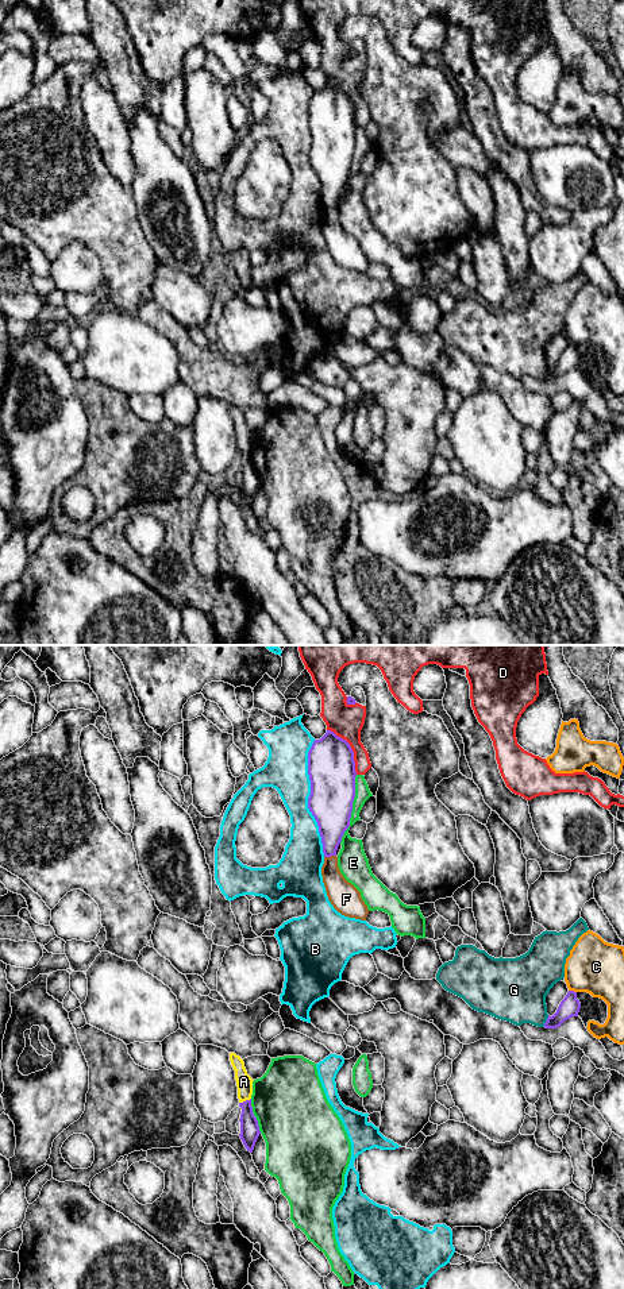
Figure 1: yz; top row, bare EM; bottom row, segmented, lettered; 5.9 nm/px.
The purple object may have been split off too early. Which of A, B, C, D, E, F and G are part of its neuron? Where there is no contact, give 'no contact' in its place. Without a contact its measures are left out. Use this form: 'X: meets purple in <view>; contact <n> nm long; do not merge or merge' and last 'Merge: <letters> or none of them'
A: meets purple in yz; contact 80 nm long; do not merge
B: meets purple in yz; contact 700 nm long; do not merge
C: meets purple in yz; contact 50 nm long; do not merge
D: meets purple in yz; contact 320 nm long; do not merge
E: meets purple in yz; contact 420 nm long; do not merge
F: meets purple in yz; contact 70 nm long; do not merge
G: meets purple in yz; contact 80 nm long; do not merge
Merge: none of them

